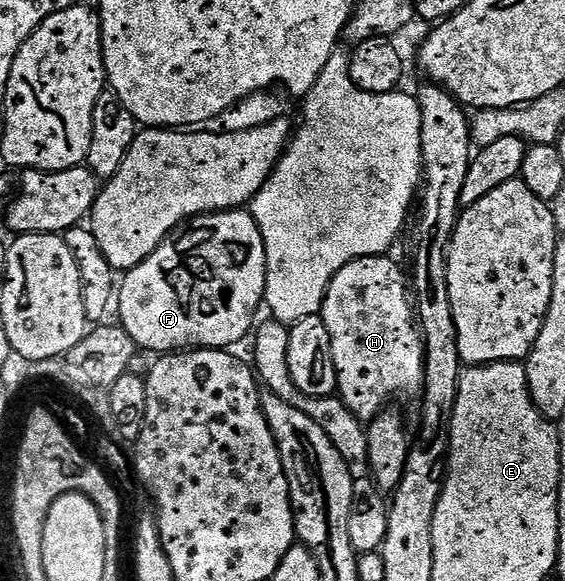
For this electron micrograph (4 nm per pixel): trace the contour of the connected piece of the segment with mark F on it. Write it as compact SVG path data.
M227 210L187 219L149 258L135 267L138 272L134 271L133 268L130 269L134 276L131 276L128 272L125 273L130 278L130 292L134 292L134 300L126 300L126 308L116 308L116 312L118 316L126 312L126 320L121 323L121 326L125 327L130 324L130 329L126 332L129 335L134 332L131 339L138 336L134 341L136 344L142 340L142 343L137 346L139 349L144 350L146 345L154 344L154 354L166 354L170 352L166 344L176 344L180 350L186 350L186 340L190 340L190 350L230 350L235 347L233 344L238 344L246 335L248 335L247 337L251 335L256 324L254 315L257 314L258 307L260 309L263 307L266 294L266 247L258 223L255 222L249 211Z

